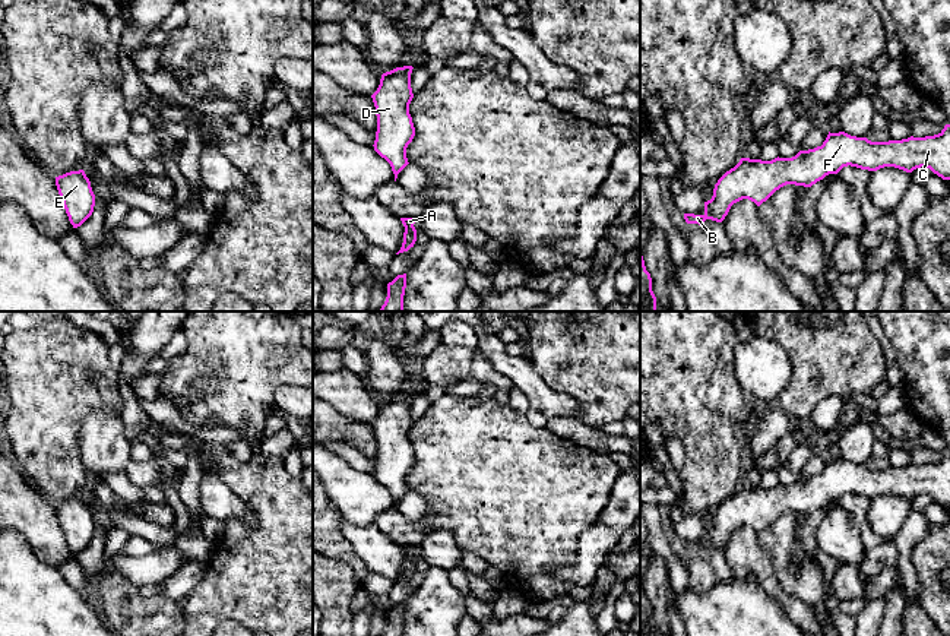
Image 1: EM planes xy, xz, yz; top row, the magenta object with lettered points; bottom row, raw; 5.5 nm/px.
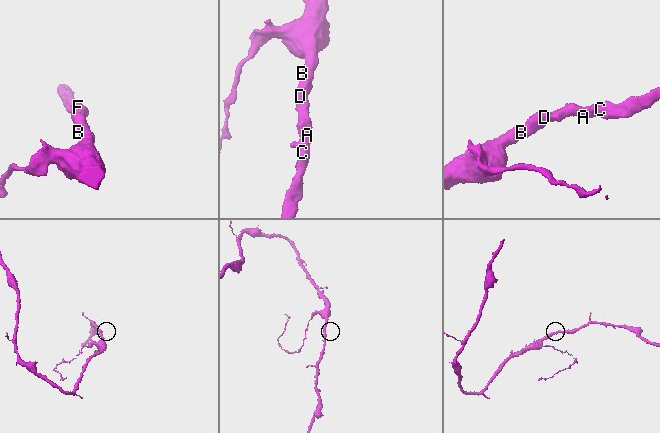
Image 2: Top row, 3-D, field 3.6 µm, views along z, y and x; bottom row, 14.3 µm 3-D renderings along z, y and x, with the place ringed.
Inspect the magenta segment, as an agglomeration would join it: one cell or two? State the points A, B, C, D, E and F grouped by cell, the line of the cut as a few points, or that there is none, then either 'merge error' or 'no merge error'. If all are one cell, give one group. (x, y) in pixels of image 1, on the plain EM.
A B C D E F | no cut | no merge error

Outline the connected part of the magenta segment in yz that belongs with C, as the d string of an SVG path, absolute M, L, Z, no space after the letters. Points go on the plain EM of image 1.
M950 452L934 463L889 469L829 459L821 474L799 478L792 485L741 485L715 512L712 526L704 529L704 541L684 541L684 547L699 553L706 547L722 550L731 534L742 526L760 534L786 512L811 515L848 493L868 499L894 494L906 500L927 494L943 507L950 507Z

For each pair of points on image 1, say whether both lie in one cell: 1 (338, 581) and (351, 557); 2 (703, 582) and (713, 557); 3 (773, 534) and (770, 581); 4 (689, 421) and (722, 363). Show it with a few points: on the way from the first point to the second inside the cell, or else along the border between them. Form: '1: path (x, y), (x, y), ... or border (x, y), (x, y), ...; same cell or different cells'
1: border (328, 556), (344, 560), (360, 584); different cells
2: border (700, 553), (711, 565), (716, 579); different cells
3: border (757, 534), (776, 581), (791, 592); different cells
4: path (694, 407), (694, 391), (708, 377); same cell

